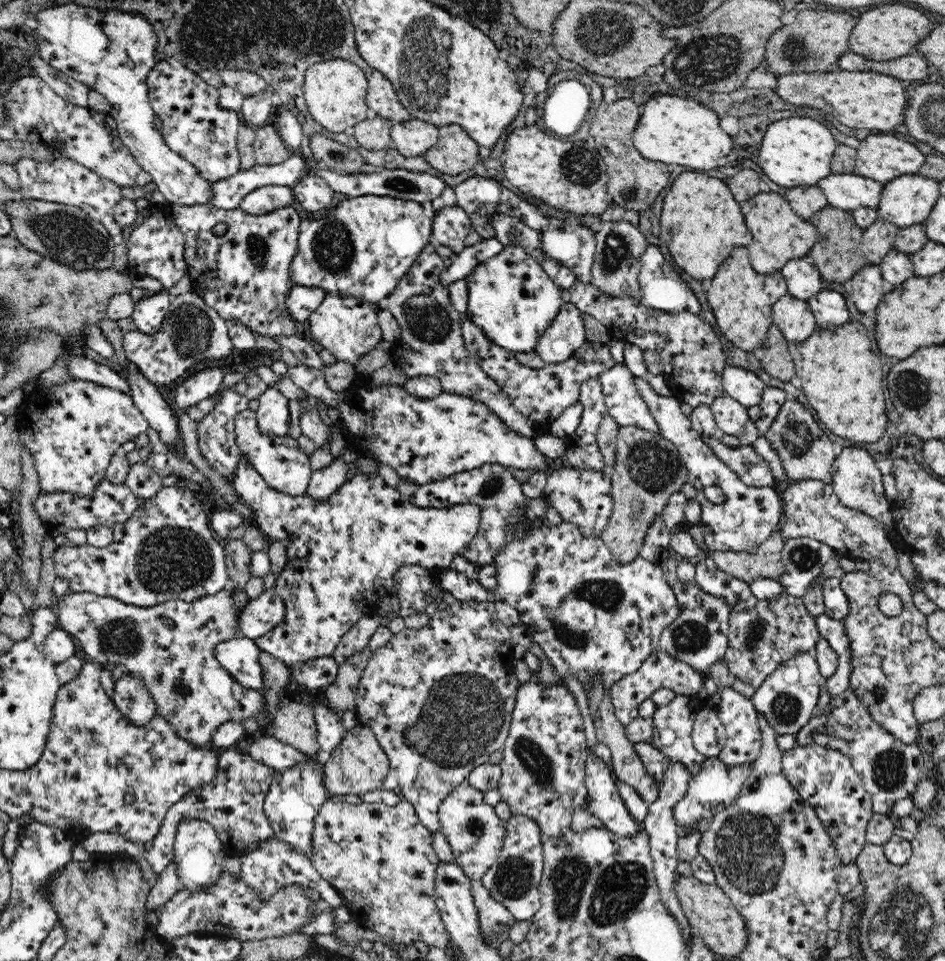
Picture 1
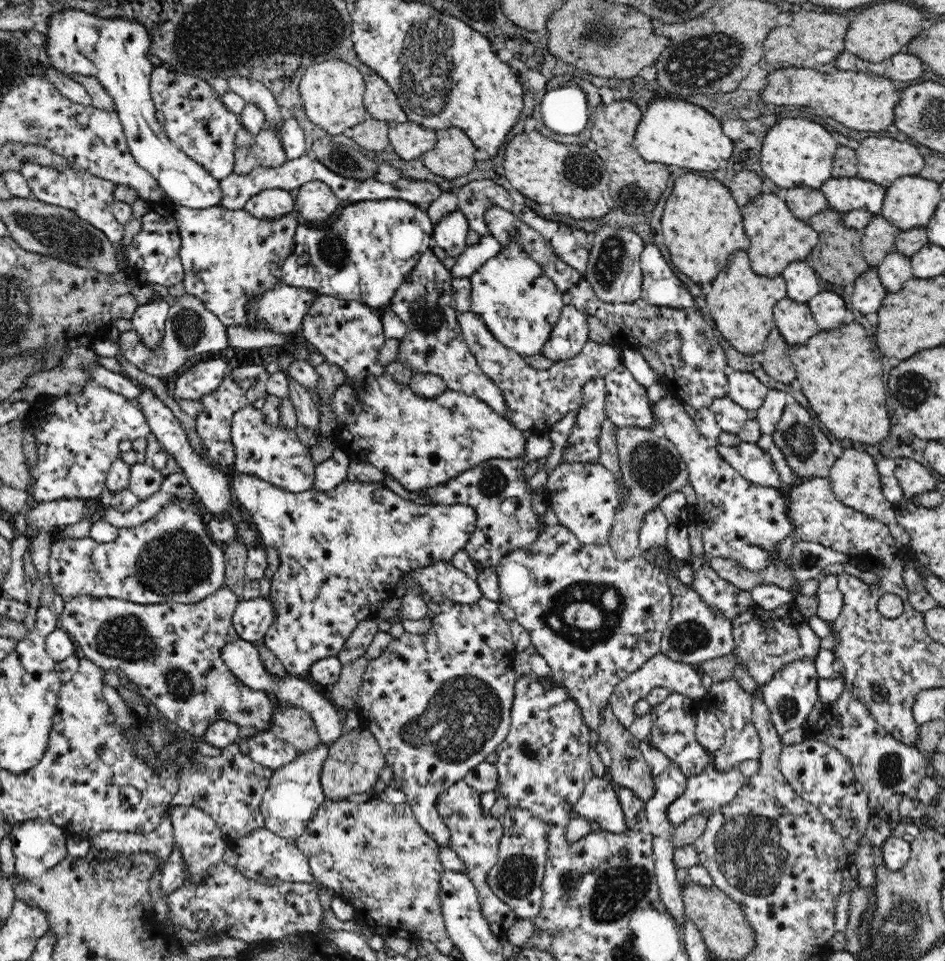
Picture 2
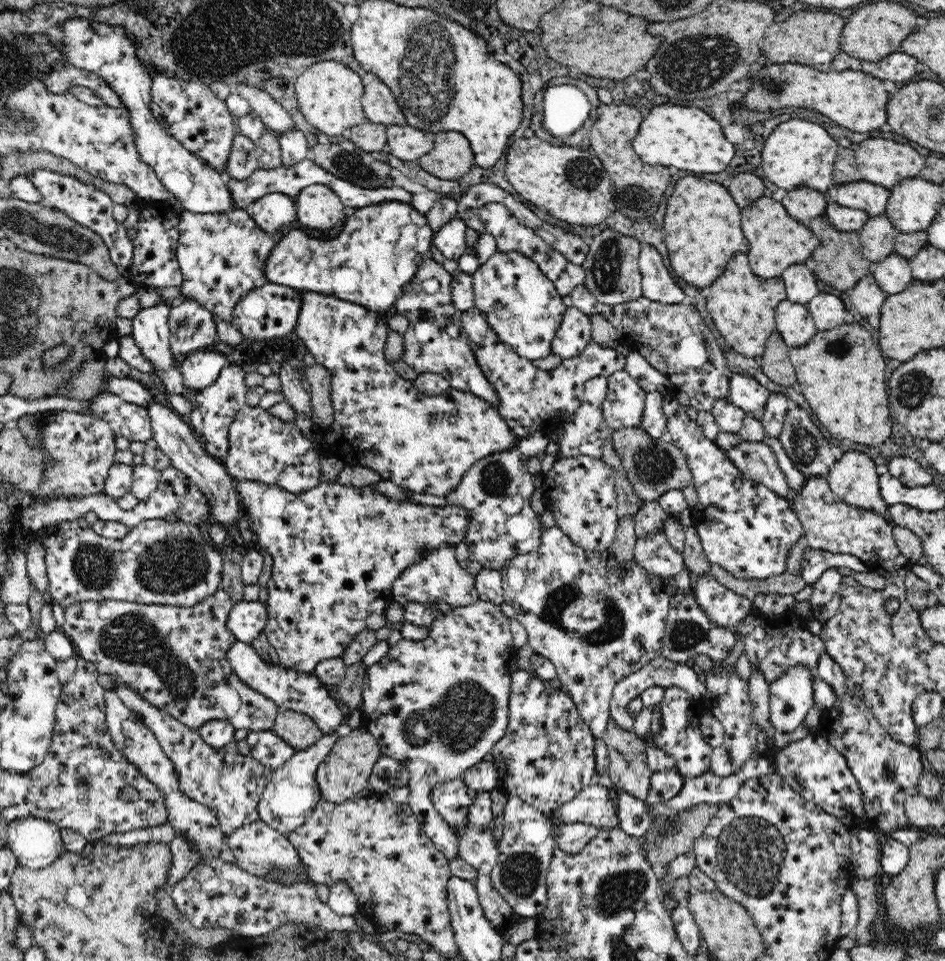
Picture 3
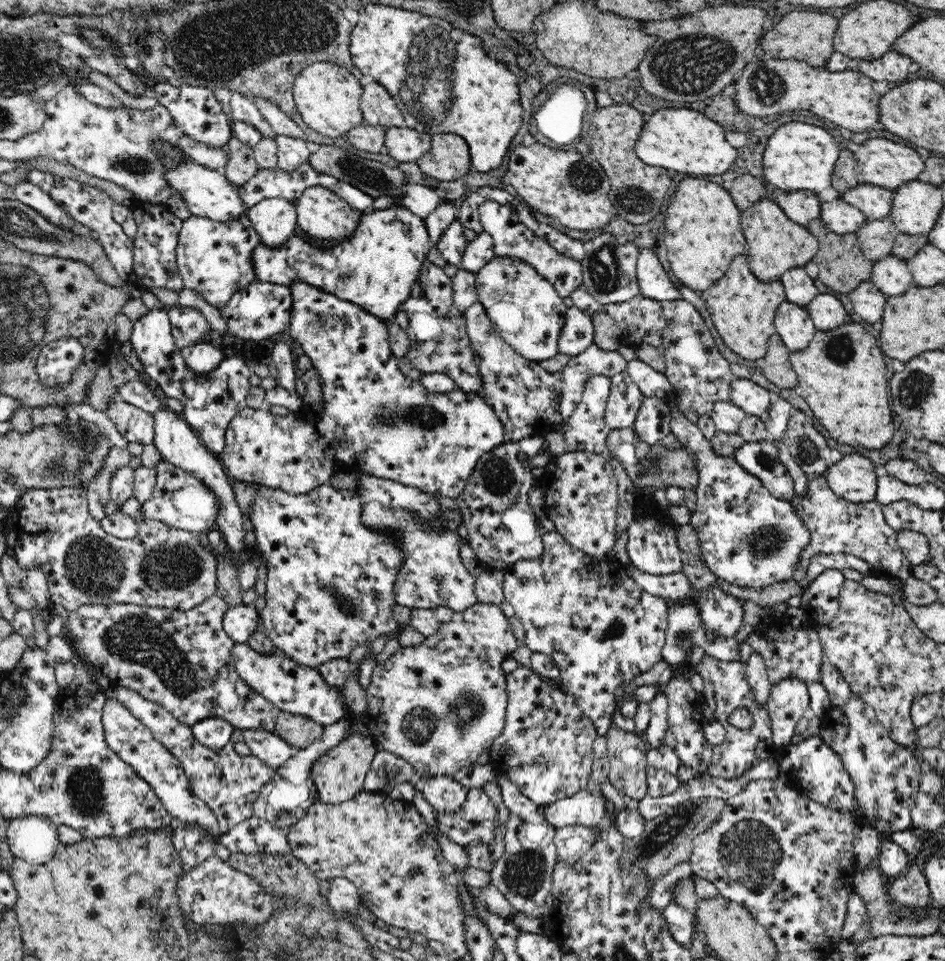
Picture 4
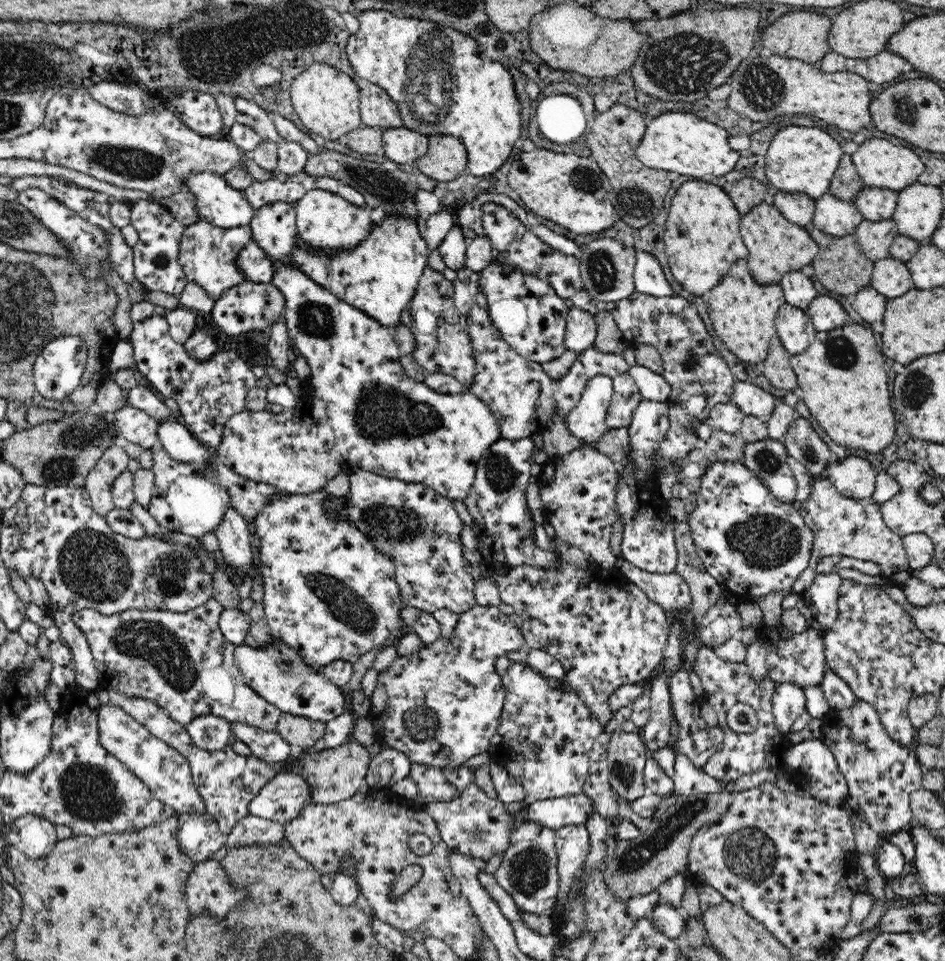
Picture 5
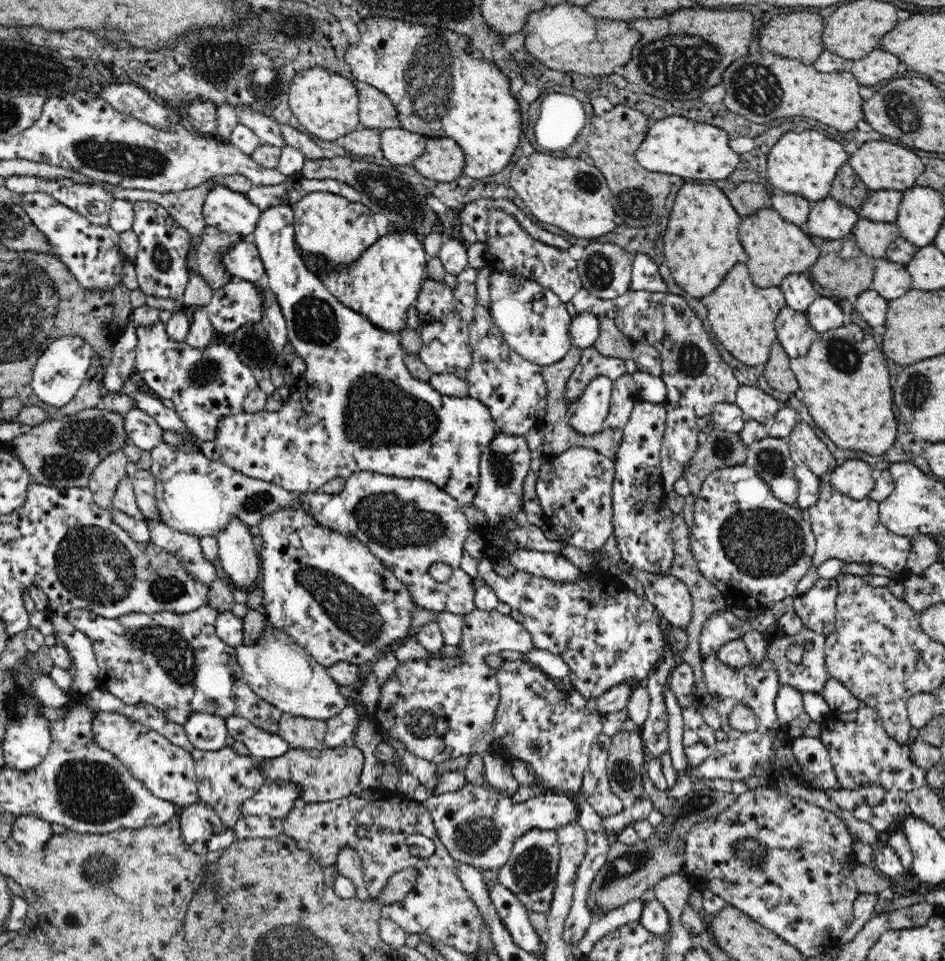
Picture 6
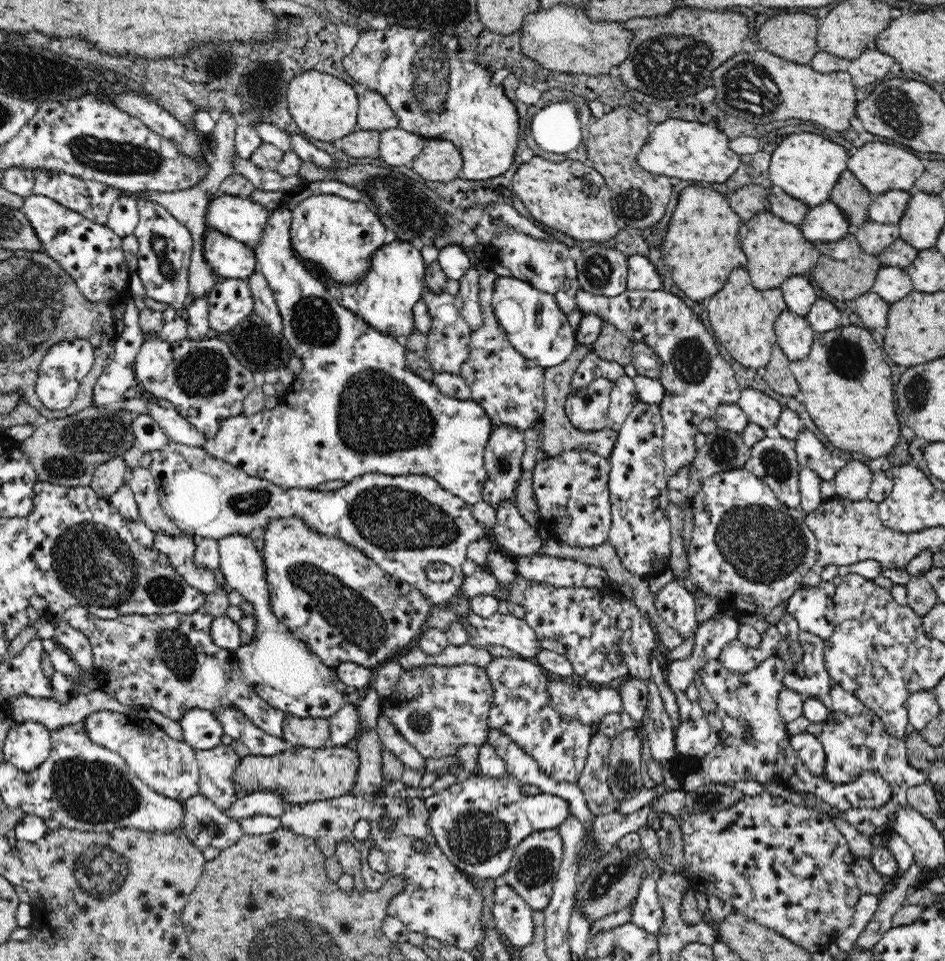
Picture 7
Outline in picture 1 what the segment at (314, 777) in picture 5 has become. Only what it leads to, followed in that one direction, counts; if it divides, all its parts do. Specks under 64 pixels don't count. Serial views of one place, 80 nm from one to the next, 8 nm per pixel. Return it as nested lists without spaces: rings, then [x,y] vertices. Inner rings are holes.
[[[357,724],[346,730],[340,744],[332,750],[323,766],[323,785],[330,795],[358,794],[382,788],[382,782],[390,770],[389,760],[372,729]]]

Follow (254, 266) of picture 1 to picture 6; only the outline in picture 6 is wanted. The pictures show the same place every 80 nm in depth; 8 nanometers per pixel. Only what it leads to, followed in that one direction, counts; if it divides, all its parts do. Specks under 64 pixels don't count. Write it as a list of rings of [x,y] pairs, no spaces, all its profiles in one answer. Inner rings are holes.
[[[207,226],[200,241],[200,246],[196,253],[192,255],[190,252],[187,261],[189,262],[190,272],[200,272],[200,274],[207,280],[209,286],[213,290],[218,290],[228,284],[233,276],[224,269],[222,265],[222,254],[224,250],[240,241],[240,236],[230,235],[221,232],[212,226]]]

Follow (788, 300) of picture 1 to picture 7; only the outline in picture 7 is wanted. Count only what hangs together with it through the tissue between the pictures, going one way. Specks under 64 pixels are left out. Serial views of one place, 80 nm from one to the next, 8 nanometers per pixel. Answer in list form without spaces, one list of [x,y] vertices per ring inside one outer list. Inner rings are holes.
[[[786,310],[775,322],[777,343],[791,362],[805,359],[817,333],[805,317]]]

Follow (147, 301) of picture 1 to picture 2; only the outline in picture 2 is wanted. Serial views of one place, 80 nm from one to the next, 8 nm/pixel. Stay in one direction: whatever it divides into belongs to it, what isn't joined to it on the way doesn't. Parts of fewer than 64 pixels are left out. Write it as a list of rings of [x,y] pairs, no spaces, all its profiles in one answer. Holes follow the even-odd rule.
[[[164,299],[140,305],[131,318],[131,326],[150,351],[161,347],[169,306]]]

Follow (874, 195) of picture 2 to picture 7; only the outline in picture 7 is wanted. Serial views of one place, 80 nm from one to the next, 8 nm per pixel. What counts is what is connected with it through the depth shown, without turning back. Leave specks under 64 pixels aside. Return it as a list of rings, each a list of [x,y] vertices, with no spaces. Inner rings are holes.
[[[889,190],[875,196],[869,204],[870,220],[879,223],[899,225],[904,211],[911,200],[912,191]]]

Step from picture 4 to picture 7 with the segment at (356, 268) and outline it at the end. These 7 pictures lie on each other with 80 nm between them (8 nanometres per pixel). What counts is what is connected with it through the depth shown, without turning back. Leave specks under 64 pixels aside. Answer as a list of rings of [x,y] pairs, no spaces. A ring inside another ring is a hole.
[[[207,224],[202,242],[202,254],[213,274],[224,279],[246,279],[258,267],[255,249],[220,233],[210,224]],[[397,240],[375,252],[372,272],[366,278],[351,285],[334,282],[328,292],[340,306],[358,315],[376,331],[393,337],[407,337],[415,330],[414,305],[426,290],[425,270],[420,251],[412,243]]]

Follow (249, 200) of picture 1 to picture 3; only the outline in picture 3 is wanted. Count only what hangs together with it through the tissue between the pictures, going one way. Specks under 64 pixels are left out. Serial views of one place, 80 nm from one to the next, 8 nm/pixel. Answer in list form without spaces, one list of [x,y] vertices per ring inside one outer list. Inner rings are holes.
[[[266,194],[249,204],[245,211],[263,232],[270,235],[284,234],[297,220],[295,199],[284,194]]]

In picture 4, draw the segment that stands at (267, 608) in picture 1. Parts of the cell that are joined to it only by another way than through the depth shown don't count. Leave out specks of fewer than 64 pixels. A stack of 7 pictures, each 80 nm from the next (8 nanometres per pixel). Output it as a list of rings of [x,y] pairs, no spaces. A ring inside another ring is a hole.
[[[240,604],[226,610],[222,626],[226,635],[235,643],[244,644],[254,634],[258,620],[261,620],[261,617],[258,617],[254,604],[250,606]]]

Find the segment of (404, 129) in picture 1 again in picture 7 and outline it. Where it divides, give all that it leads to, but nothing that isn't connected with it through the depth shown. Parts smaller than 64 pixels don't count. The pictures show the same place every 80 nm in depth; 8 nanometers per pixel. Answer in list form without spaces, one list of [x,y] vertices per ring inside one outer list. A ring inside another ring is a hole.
[[[402,127],[381,131],[379,156],[390,166],[412,168],[414,159],[420,154],[426,138]]]

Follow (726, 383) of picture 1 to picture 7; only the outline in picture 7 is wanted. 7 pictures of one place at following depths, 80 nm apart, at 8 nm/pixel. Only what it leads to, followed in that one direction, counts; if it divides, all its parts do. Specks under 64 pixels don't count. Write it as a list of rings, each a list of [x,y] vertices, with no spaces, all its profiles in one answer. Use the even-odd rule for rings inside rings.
[[[752,388],[743,389],[737,404],[748,416],[749,422],[764,430],[774,427],[784,410],[779,400]]]

